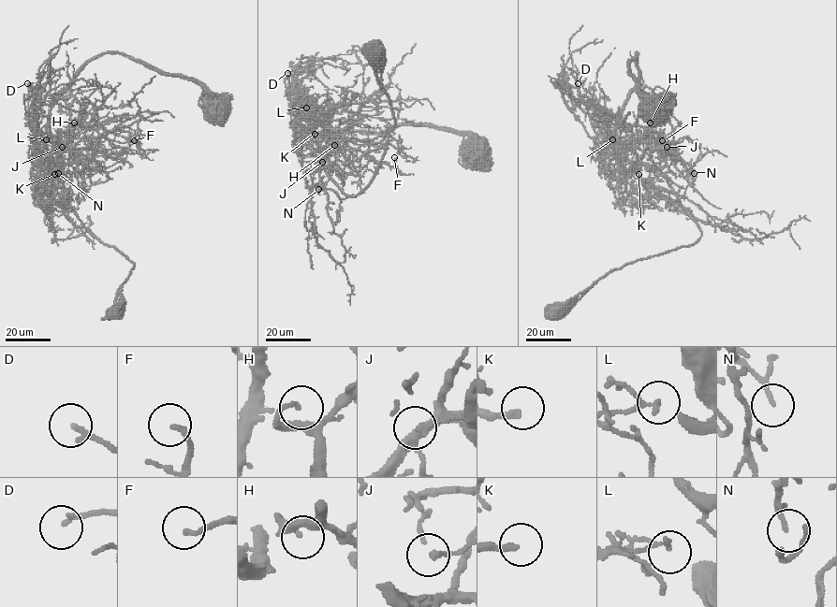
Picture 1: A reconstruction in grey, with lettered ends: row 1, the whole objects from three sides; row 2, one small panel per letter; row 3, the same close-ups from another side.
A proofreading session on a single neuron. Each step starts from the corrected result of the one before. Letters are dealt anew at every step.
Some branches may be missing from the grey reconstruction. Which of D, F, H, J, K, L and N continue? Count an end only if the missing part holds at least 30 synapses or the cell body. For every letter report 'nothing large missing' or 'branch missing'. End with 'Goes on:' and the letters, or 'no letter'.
D: branch missing
F: nothing large missing
H: nothing large missing
J: nothing large missing
K: branch missing
L: nothing large missing
N: nothing large missing
Goes on: D, K

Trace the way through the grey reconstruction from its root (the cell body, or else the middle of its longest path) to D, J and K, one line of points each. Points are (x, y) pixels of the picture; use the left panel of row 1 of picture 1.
D: (116, 312), (134, 264), (68, 204), (49, 122), (41, 133), (27, 83)
J: (116, 312), (121, 286), (134, 264), (98, 240), (68, 204), (48, 122), (59, 142), (70, 138), (62, 147)
K: (116, 312), (121, 286), (134, 264), (98, 240), (68, 204), (48, 122), (54, 174)

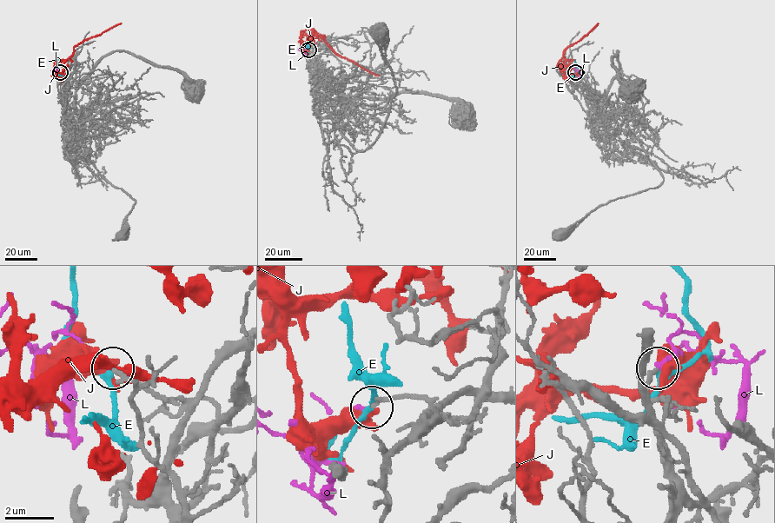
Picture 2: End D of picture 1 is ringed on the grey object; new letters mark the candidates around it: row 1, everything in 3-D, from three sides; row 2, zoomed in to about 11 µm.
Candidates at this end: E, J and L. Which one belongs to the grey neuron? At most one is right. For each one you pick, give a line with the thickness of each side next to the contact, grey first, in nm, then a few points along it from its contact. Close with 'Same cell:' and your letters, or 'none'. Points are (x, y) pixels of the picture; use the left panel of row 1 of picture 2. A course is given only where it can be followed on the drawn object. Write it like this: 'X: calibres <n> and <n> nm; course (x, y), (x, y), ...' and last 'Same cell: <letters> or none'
L: calibres 190 and 180 nm
Same cell: L

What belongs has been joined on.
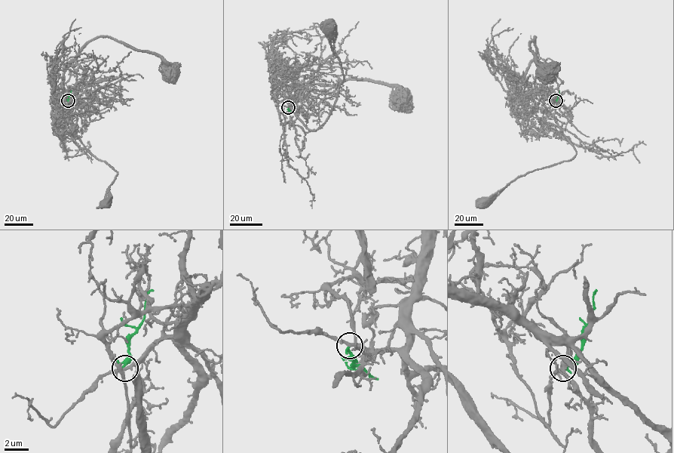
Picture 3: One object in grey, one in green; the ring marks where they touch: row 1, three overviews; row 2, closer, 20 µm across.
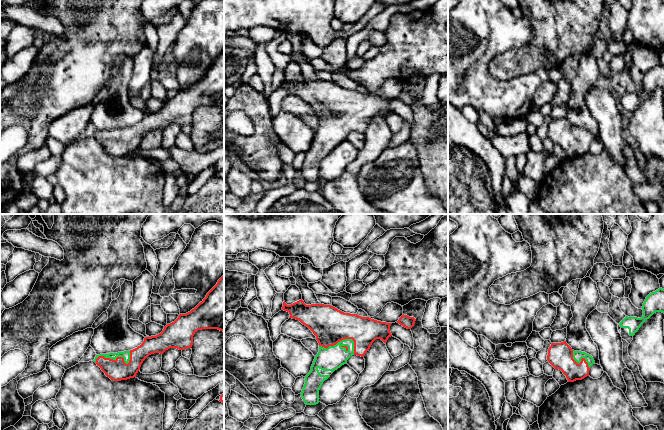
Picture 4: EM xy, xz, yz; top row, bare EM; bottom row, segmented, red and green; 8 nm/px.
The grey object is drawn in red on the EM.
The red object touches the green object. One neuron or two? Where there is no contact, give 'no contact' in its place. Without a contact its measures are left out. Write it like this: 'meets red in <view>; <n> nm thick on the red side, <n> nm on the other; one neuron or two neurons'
meets red in xy; 170 nm thick on the red side, 60 nm on the other; one neuron

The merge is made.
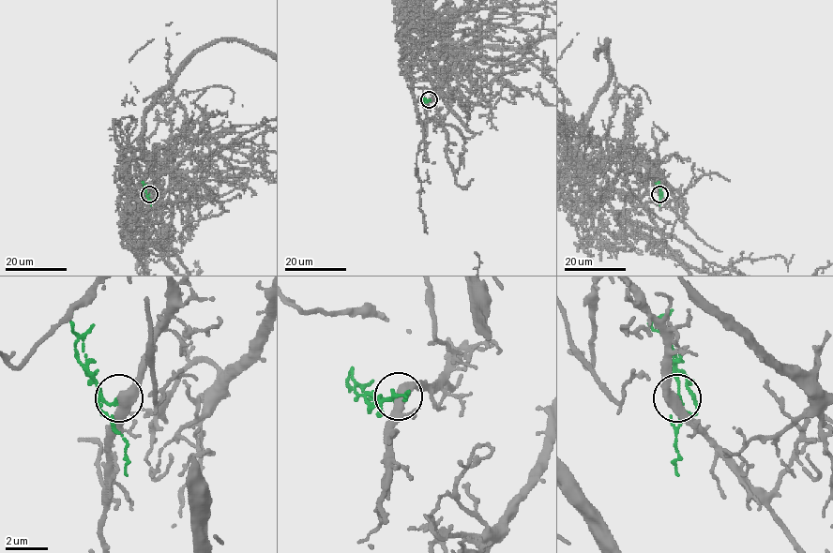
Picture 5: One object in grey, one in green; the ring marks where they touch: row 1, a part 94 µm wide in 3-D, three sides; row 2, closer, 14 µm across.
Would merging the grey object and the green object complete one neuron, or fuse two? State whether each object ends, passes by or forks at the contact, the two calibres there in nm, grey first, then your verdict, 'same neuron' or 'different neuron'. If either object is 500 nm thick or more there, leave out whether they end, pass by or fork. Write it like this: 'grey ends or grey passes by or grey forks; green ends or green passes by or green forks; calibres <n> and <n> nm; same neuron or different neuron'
grey passes by; green passes by; calibres 480 and 120 nm; different neuron

